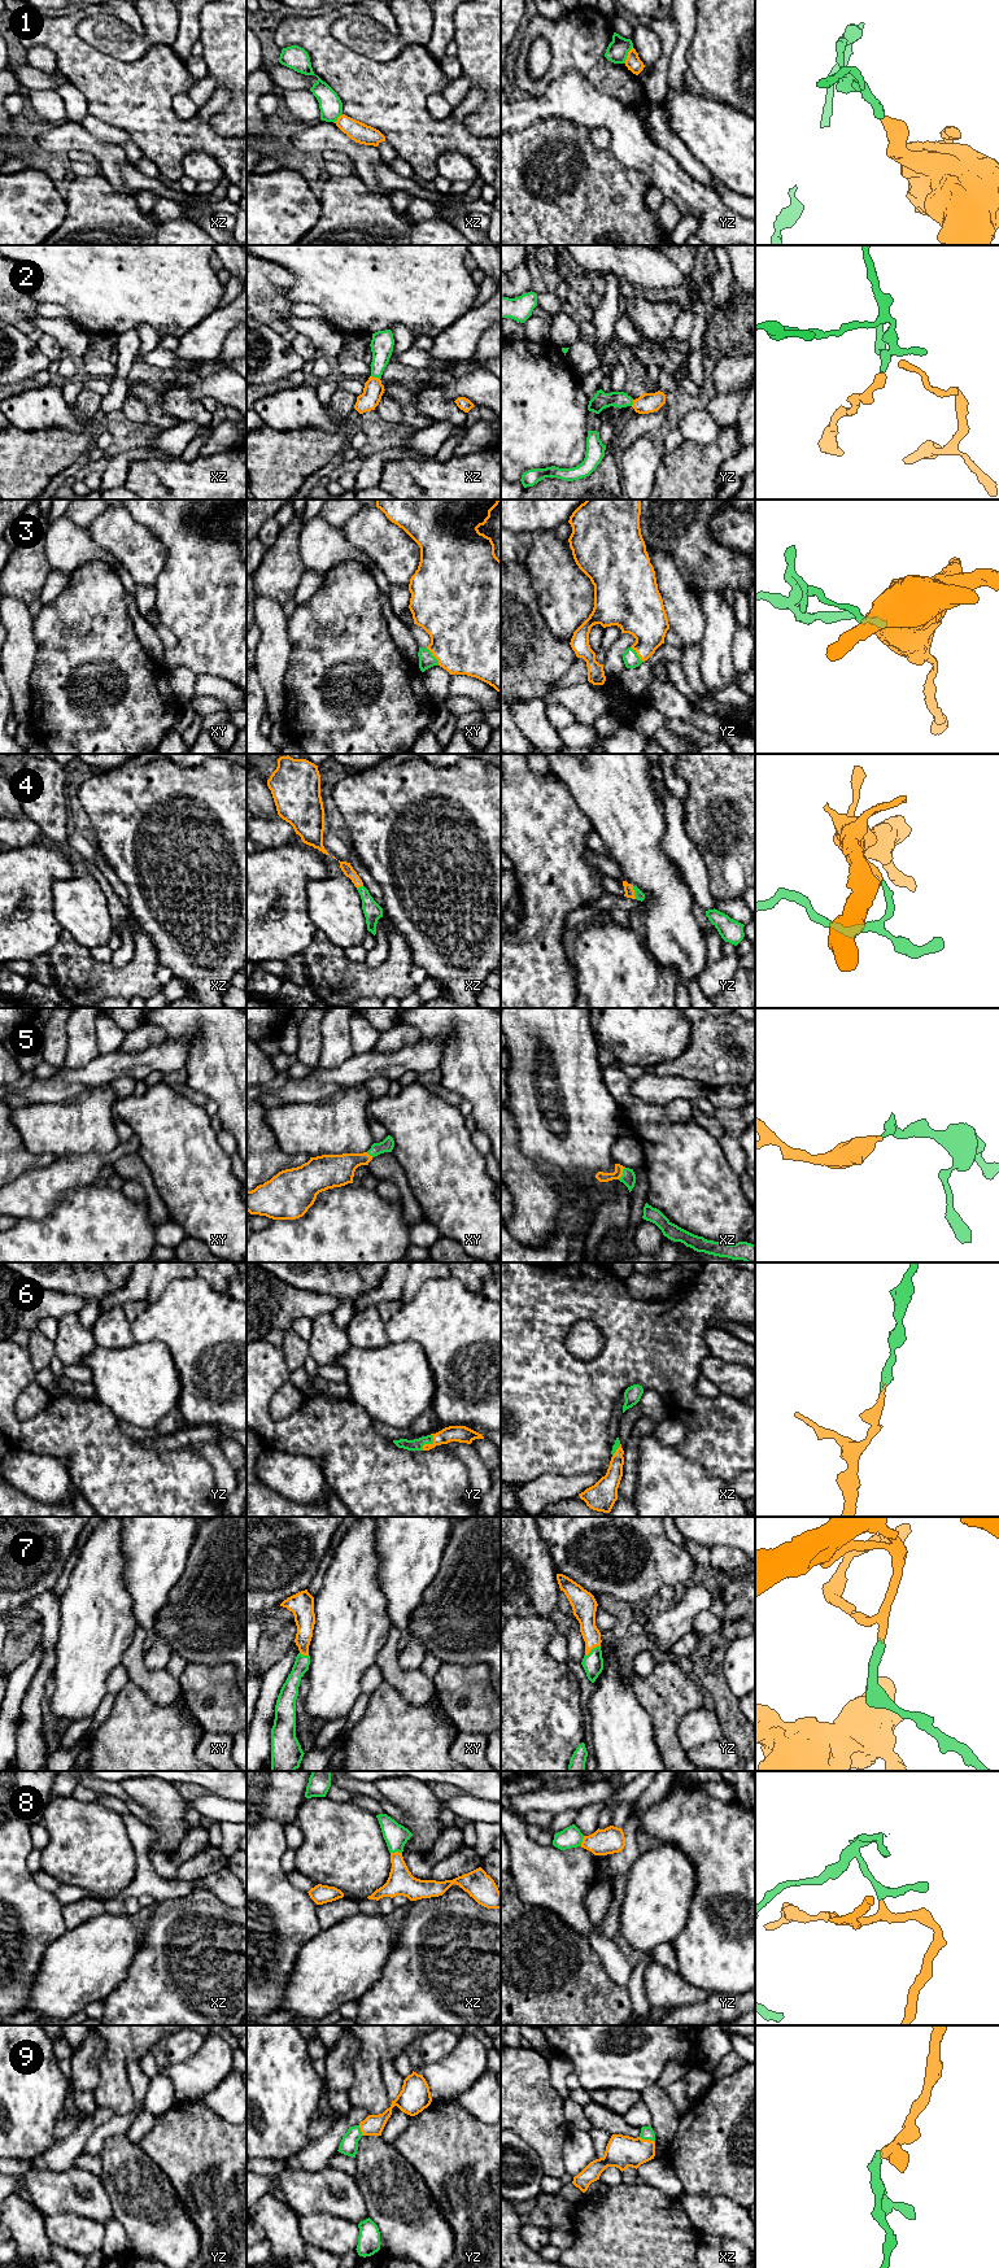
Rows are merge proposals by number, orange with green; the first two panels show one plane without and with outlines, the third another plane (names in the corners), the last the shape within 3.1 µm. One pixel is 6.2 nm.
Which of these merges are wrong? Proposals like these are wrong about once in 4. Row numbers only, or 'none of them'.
1

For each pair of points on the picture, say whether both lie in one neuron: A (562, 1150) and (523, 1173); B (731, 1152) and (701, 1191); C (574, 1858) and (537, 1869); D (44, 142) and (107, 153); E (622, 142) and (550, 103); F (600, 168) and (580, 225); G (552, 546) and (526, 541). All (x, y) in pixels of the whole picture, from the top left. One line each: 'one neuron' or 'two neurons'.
A: two neurons
B: two neurons
C: one neuron
D: one neuron
E: one neuron
F: one neuron
G: two neurons

